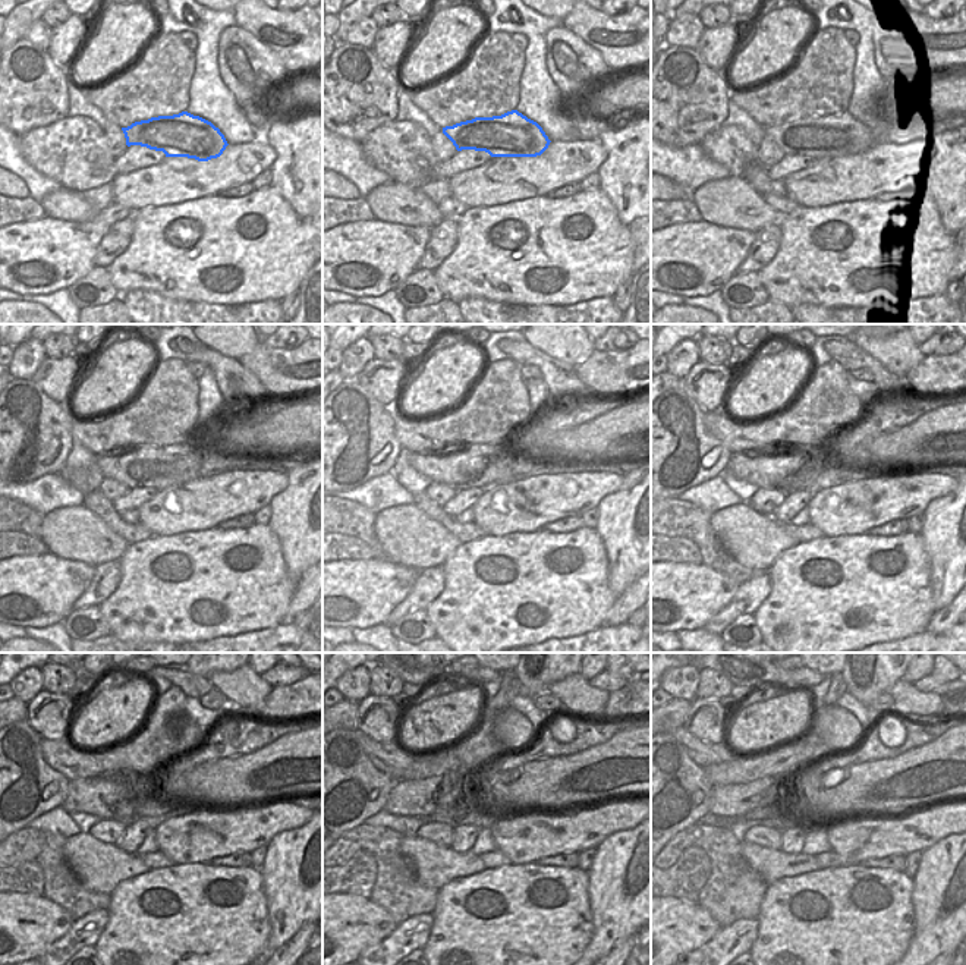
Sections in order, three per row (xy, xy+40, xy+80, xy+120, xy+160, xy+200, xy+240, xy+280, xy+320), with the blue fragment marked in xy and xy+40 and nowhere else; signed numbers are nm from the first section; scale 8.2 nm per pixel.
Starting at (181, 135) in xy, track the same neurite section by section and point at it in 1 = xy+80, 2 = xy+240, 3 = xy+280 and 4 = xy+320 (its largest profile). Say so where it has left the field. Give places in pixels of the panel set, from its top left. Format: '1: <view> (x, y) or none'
1: xy+80 (839, 135)
2: xy+240 (120, 797)
3: xy+280 (422, 797)
4: xy+320 (752, 801)

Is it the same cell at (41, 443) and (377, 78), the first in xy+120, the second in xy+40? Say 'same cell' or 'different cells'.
same cell

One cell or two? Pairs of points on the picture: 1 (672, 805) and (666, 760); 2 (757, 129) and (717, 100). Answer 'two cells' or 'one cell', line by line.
1: one cell
2: two cells

